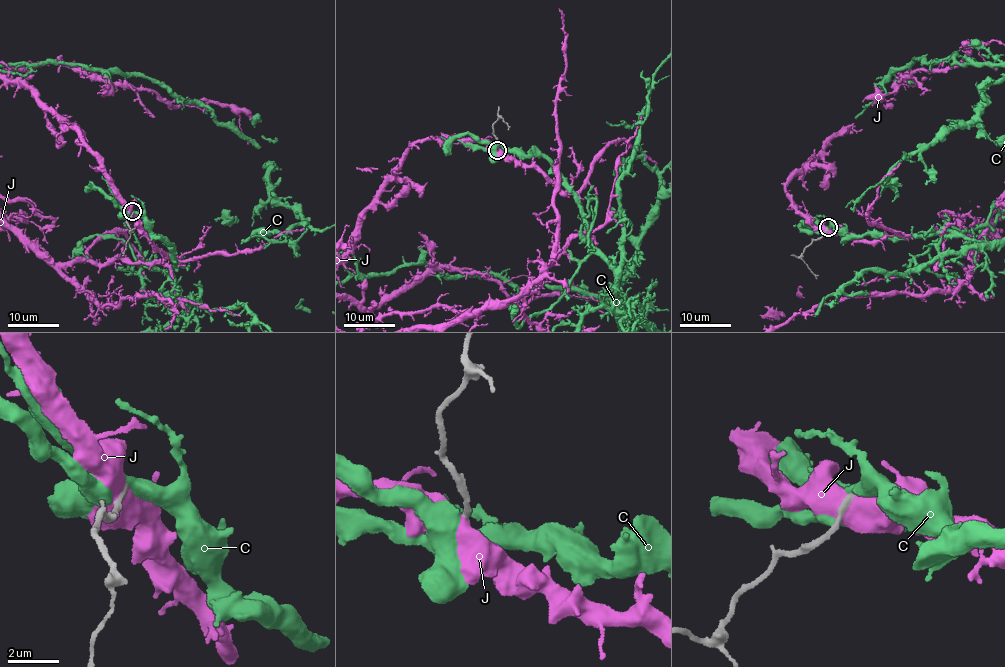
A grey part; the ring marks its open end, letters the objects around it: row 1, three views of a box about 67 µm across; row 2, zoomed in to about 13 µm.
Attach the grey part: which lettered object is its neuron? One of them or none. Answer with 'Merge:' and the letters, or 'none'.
Merge: C

